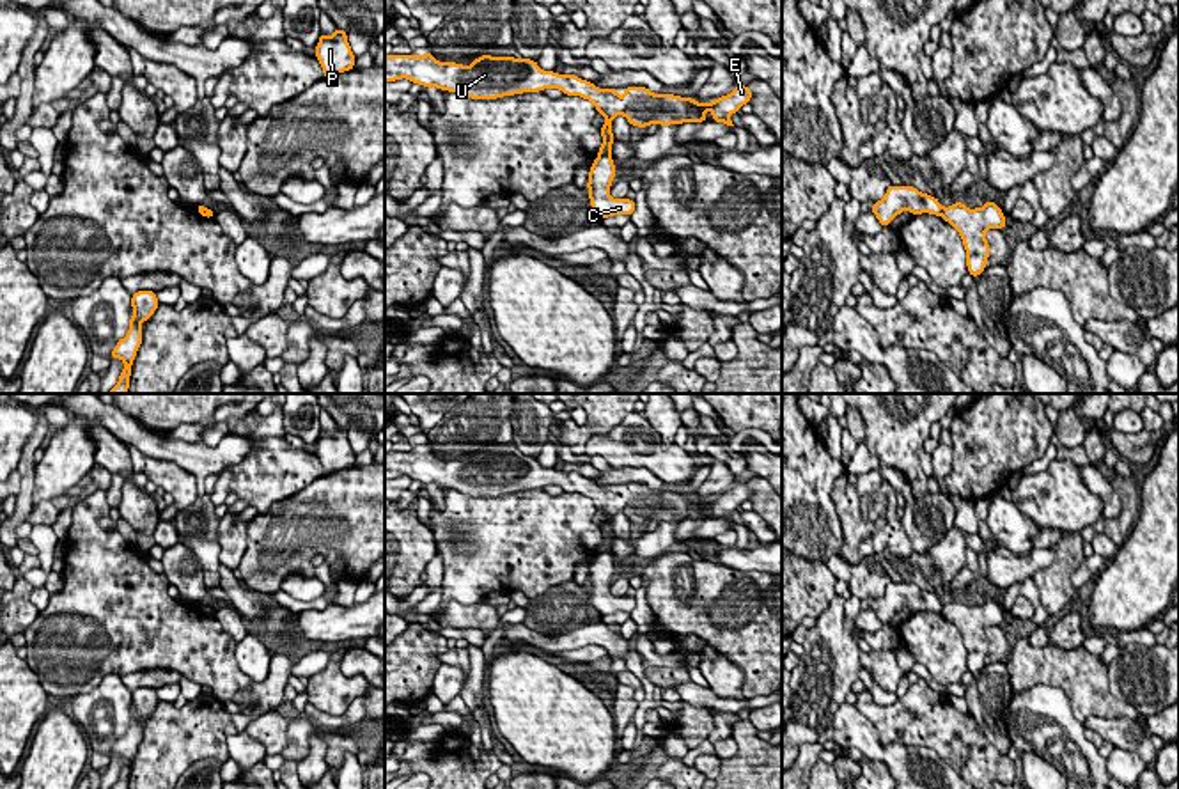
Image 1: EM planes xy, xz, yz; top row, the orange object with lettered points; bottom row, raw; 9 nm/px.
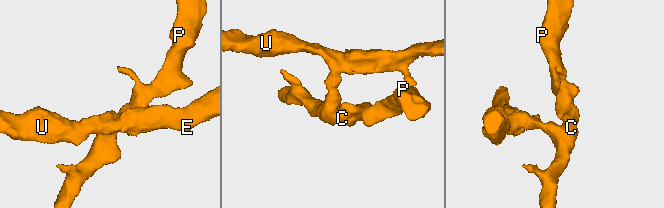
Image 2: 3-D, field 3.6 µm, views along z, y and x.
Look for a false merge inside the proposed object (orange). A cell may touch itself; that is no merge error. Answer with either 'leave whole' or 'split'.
split

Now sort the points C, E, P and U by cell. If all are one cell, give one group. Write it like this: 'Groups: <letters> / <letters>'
Groups: C P / E U

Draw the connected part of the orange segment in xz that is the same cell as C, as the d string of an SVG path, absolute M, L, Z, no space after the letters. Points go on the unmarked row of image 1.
M597 553L589 567L589 598L590 605L601 613L610 615L613 612L628 612L631 613L636 601L631 596L612 596L610 594L610 583L612 576L617 573L617 566L613 562L613 555L608 553Z

